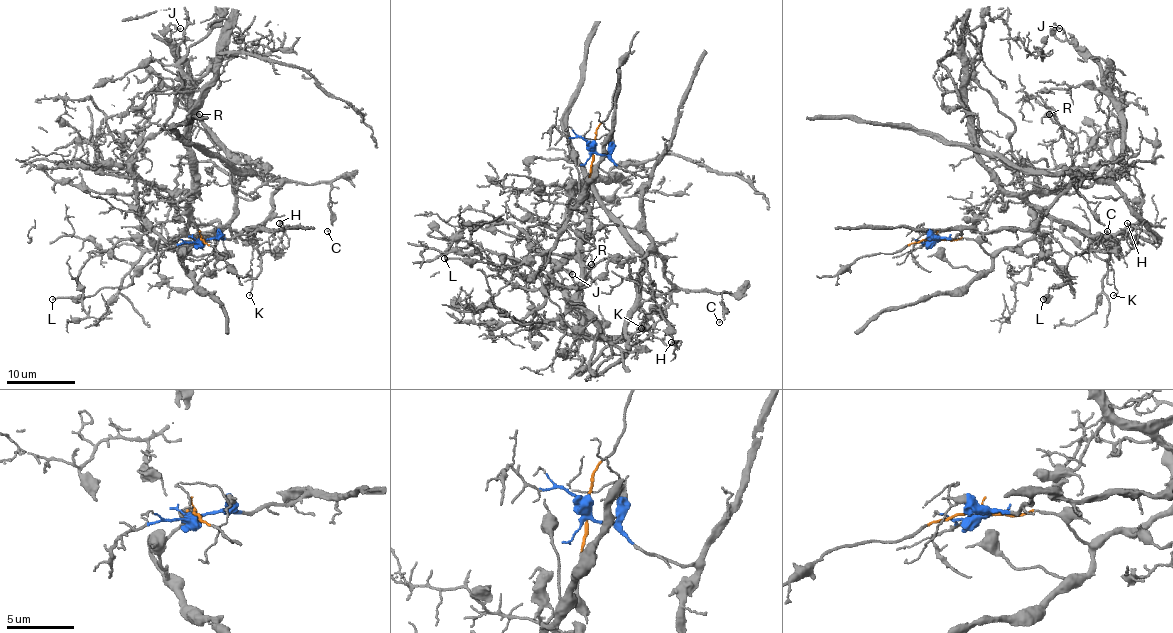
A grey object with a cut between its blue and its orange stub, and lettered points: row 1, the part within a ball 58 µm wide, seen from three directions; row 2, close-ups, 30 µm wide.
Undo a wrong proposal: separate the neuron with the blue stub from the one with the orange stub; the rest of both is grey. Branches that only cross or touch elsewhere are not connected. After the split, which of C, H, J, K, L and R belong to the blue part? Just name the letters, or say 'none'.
C, H, J, K, R

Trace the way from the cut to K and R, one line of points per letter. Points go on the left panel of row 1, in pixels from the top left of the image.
K: (201, 240), (258, 229), (253, 231), (260, 255), (270, 245), (253, 245), (246, 238), (253, 248), (250, 295)
R: (201, 240), (256, 229), (251, 233), (268, 216), (281, 183), (241, 191), (198, 124), (200, 114)

